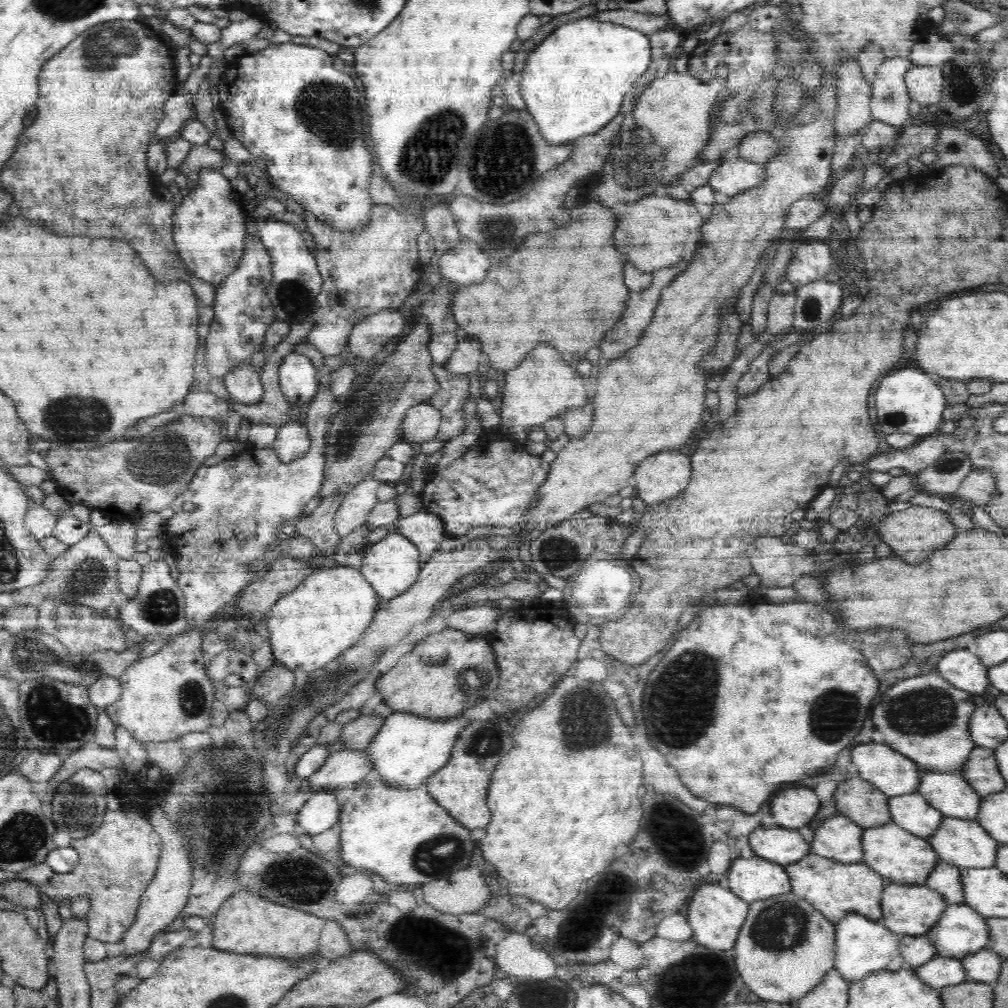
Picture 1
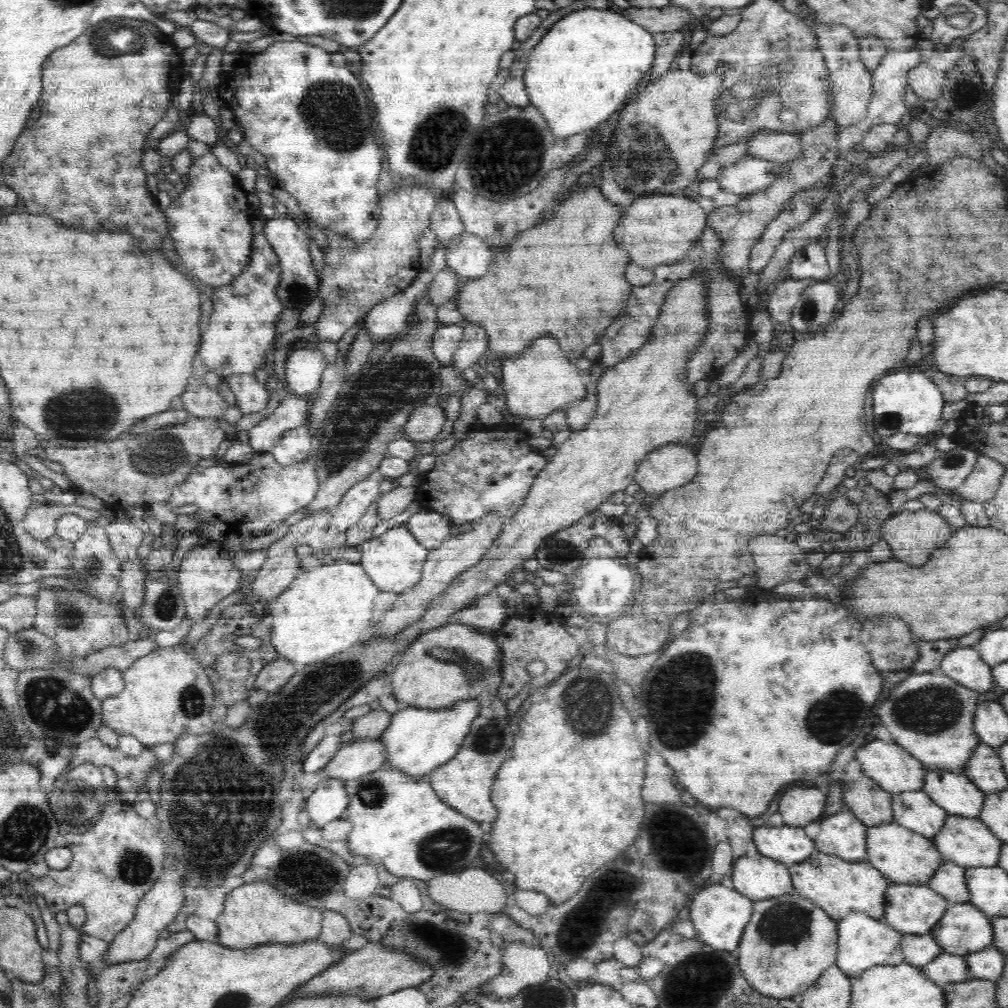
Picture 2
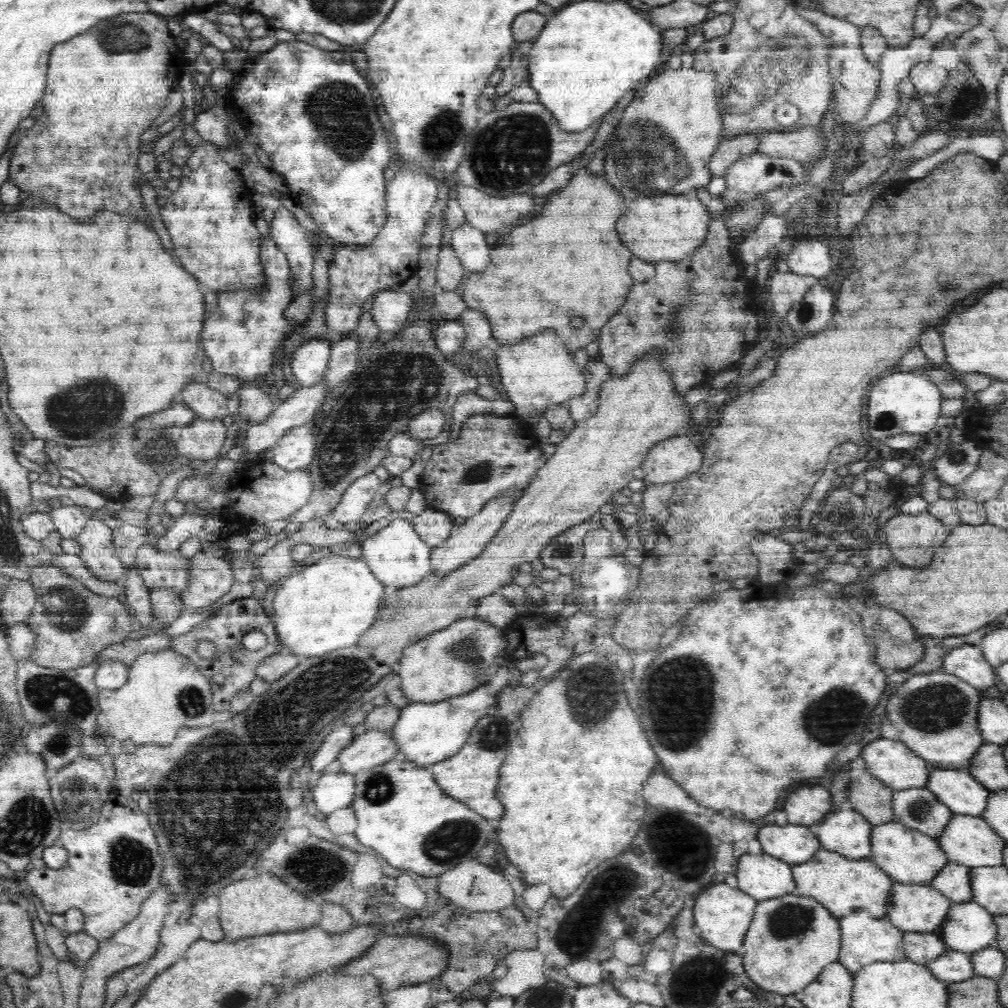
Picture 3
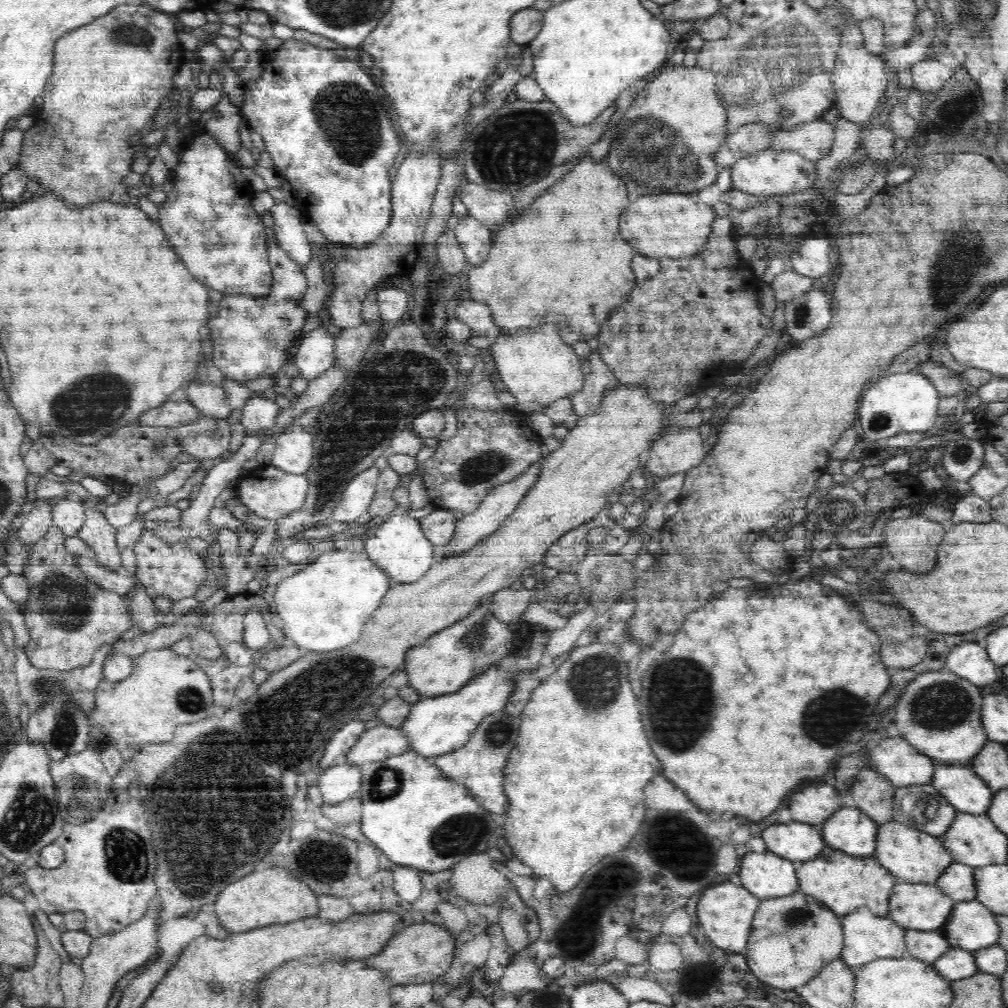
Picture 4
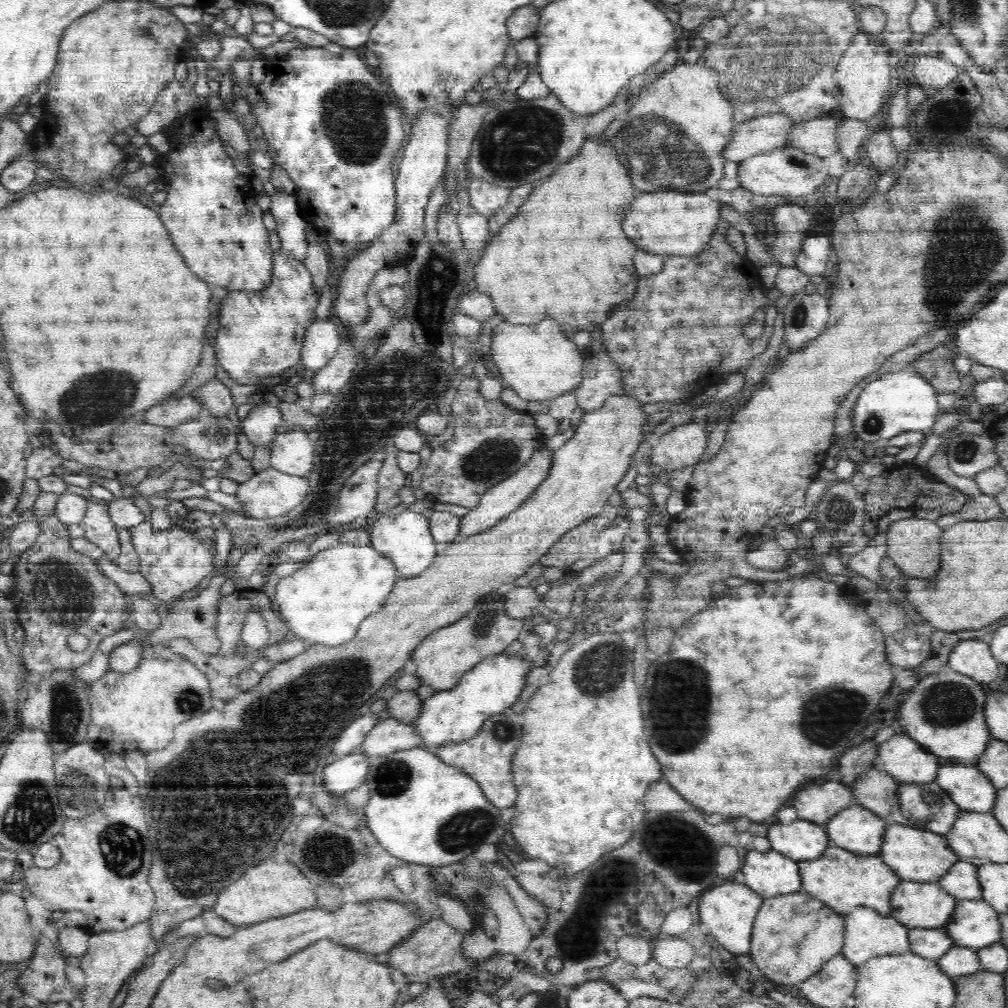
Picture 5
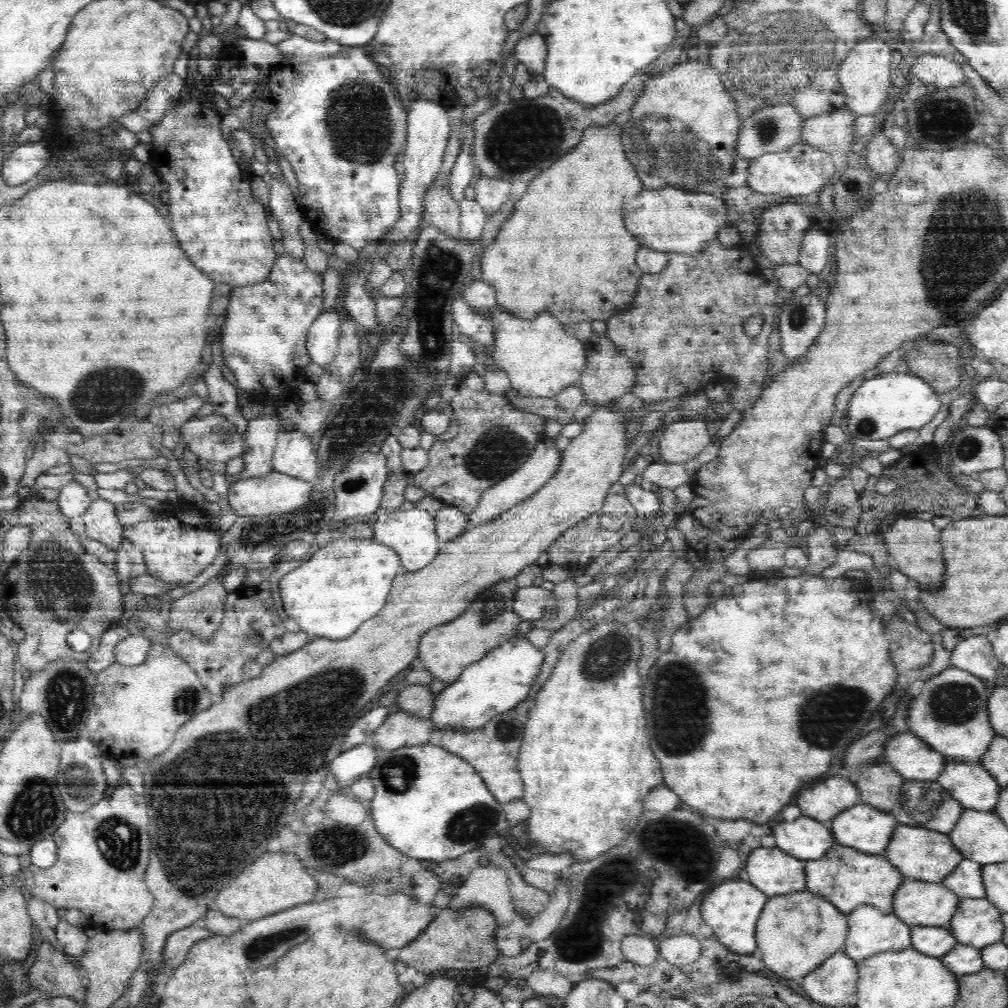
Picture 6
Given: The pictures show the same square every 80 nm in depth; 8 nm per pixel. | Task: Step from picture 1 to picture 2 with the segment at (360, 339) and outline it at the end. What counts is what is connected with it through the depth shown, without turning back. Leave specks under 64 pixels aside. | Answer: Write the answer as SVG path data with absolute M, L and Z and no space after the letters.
M439 243L431 256L428 270L422 270L421 277L415 279L404 292L398 292L392 298L382 298L366 312L360 329L363 327L373 342L384 342L389 334L396 334L407 328L408 316L414 312L415 302L422 296L424 286L430 285L445 270L446 251L447 245Z

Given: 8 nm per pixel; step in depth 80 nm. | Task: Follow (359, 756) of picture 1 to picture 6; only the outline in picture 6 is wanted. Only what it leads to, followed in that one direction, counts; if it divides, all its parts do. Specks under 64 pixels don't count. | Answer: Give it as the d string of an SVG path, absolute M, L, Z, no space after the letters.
M397 711L371 734L370 744L378 750L397 750L398 747L417 746L428 743L436 730L434 721L412 715L410 711Z

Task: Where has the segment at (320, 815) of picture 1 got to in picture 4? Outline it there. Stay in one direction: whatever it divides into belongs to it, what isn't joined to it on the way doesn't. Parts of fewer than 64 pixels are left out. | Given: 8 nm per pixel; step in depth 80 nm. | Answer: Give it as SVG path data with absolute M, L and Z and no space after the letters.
M333 765L322 770L318 781L323 804L340 804L356 796L361 787L361 766Z

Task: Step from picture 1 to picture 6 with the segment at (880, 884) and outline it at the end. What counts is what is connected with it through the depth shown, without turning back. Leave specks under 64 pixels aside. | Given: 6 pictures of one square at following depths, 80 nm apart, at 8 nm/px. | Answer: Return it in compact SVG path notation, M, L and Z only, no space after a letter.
M835 843L822 858L807 861L807 890L834 903L845 914L857 906L872 905L884 914L893 912L896 890L906 880L905 876L883 855L866 854L856 847Z

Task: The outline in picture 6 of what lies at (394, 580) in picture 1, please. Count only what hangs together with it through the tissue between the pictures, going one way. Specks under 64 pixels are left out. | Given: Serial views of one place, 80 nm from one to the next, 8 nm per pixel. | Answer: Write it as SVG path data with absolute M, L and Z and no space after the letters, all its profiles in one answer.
M414 508L405 511L380 512L372 518L371 525L374 539L378 539L379 542L386 543L387 546L392 546L398 551L401 565L405 571L422 570L440 552L435 531L435 517L428 511Z

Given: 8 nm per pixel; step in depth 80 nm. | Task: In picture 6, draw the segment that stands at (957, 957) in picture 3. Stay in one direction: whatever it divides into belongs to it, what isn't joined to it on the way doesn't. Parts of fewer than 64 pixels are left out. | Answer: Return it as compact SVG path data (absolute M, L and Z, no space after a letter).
M956 943L956 946L940 957L943 965L957 976L974 974L984 968L981 949Z

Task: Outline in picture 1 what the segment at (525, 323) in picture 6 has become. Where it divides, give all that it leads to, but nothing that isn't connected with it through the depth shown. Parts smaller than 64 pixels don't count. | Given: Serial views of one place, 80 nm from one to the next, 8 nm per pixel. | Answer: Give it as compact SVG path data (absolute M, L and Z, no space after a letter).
M536 346L528 358L516 368L506 374L503 390L502 404L499 408L502 424L498 425L495 432L511 438L512 442L525 442L526 434L532 432L536 426L541 426L552 418L561 417L570 408L584 406L590 401L591 388L586 384L576 368L564 364L560 354L548 346Z

